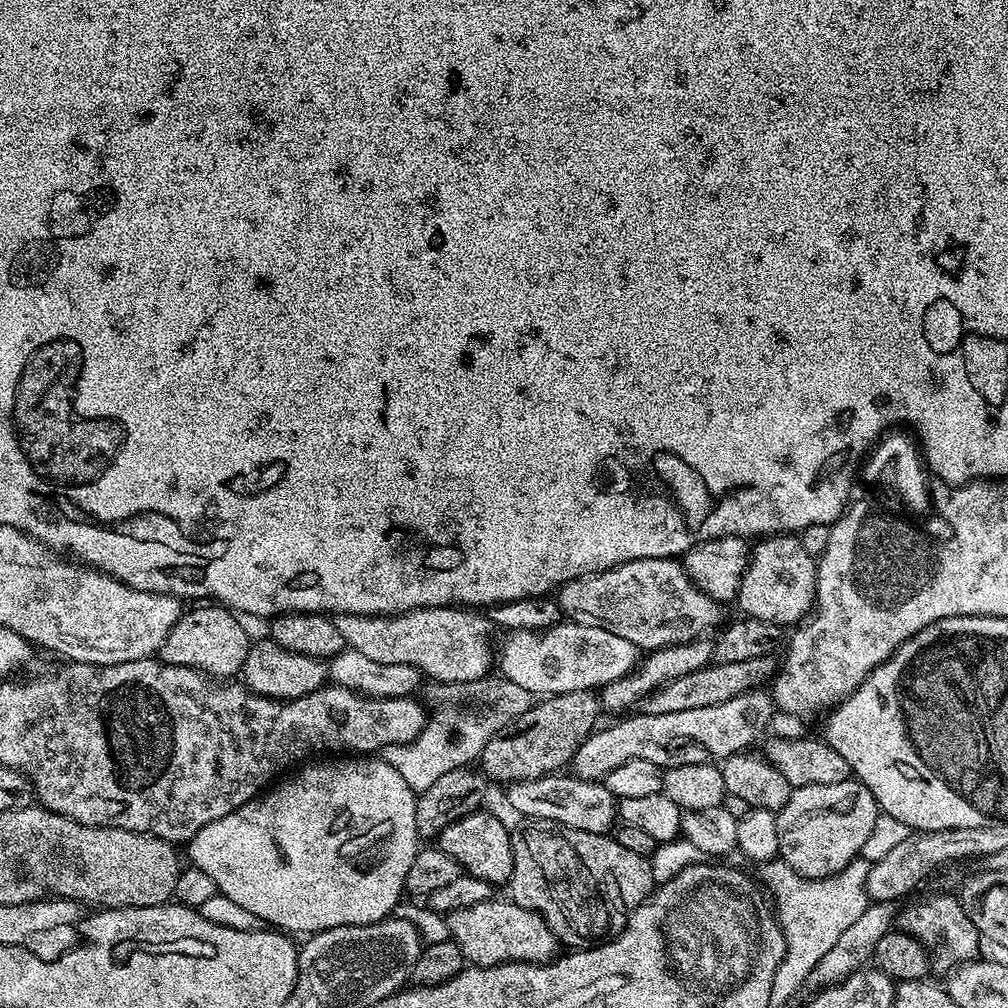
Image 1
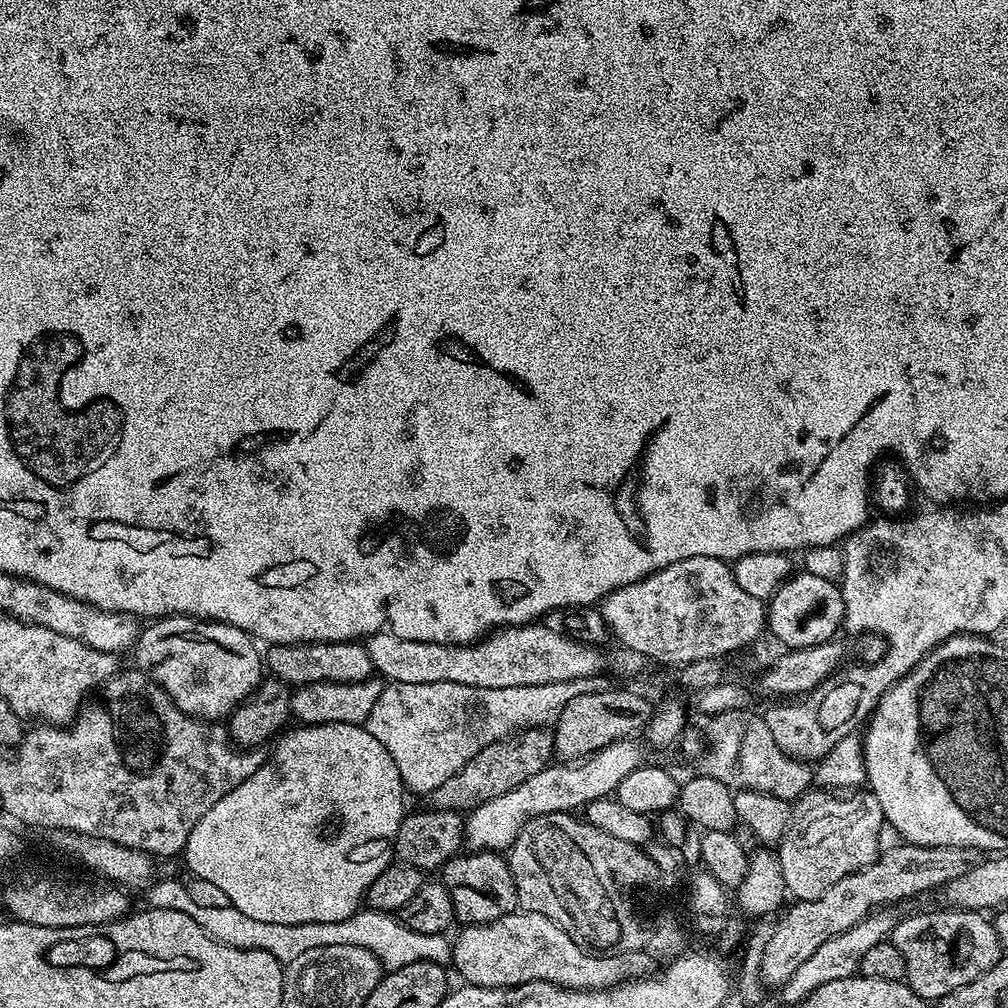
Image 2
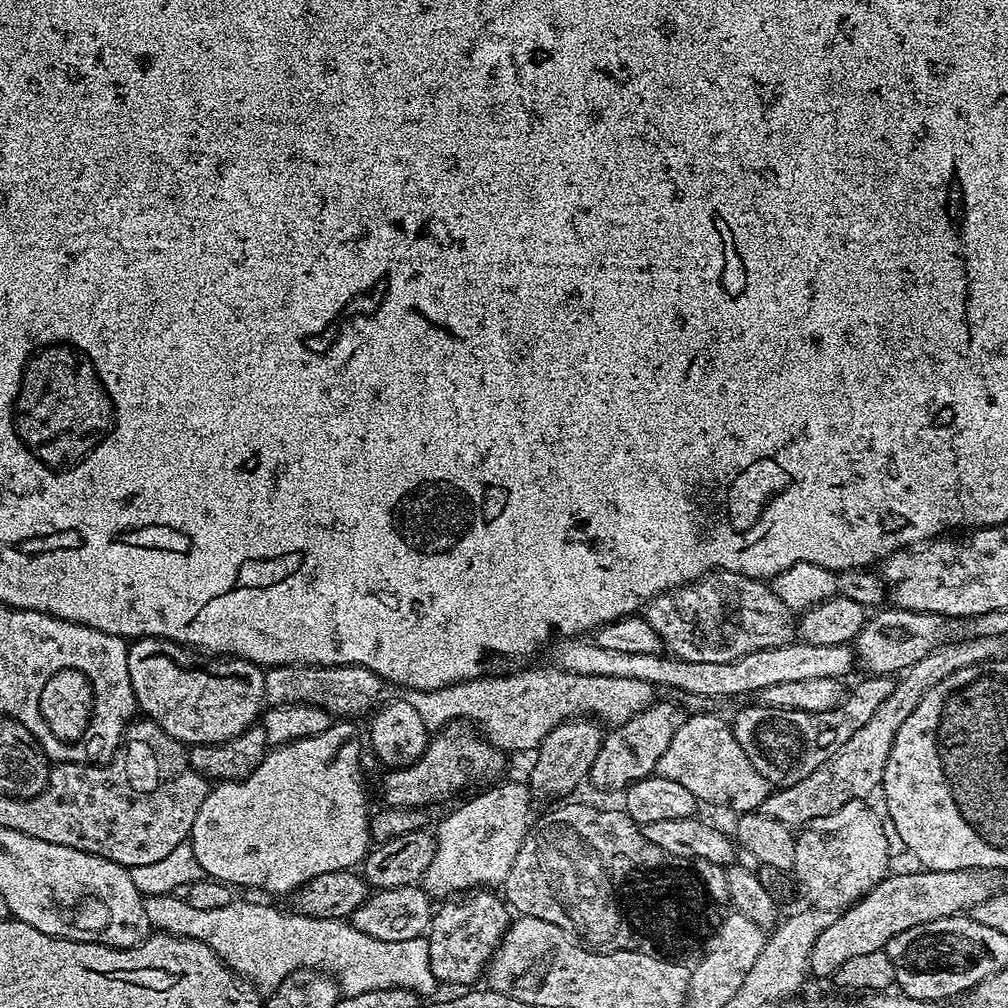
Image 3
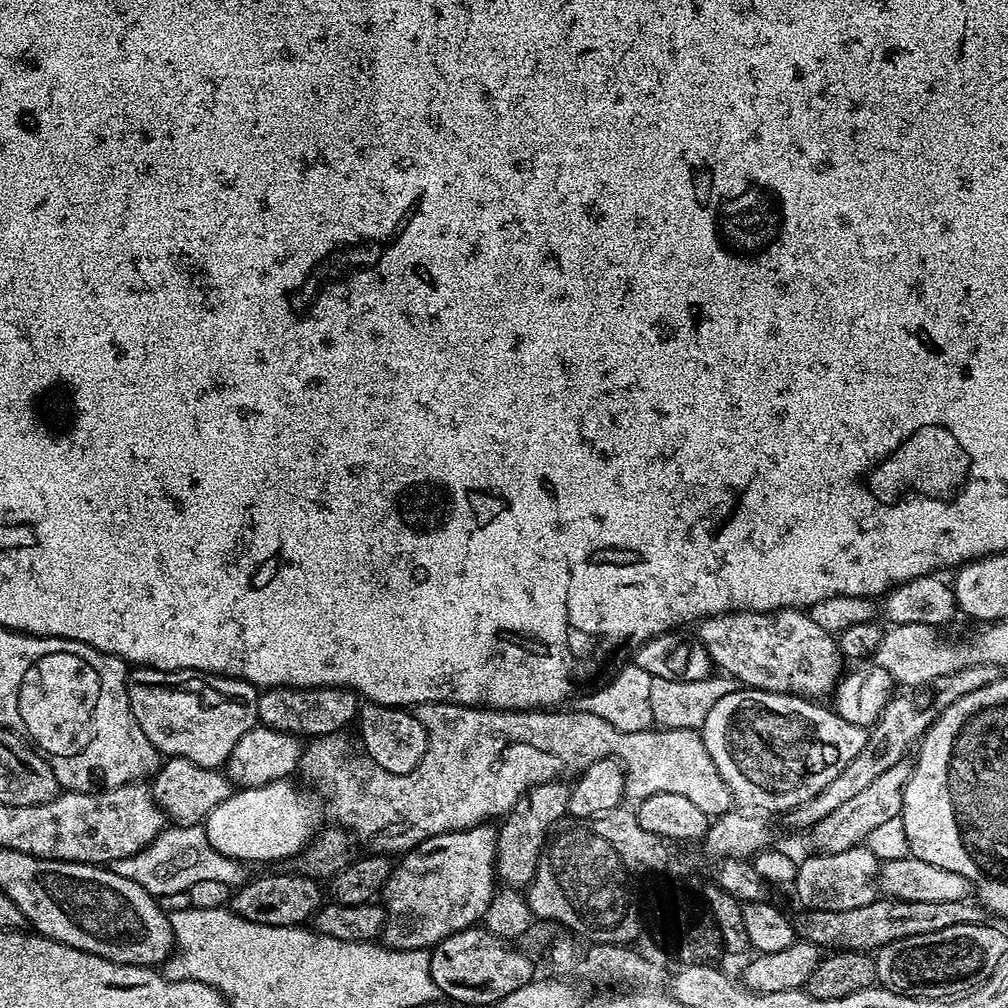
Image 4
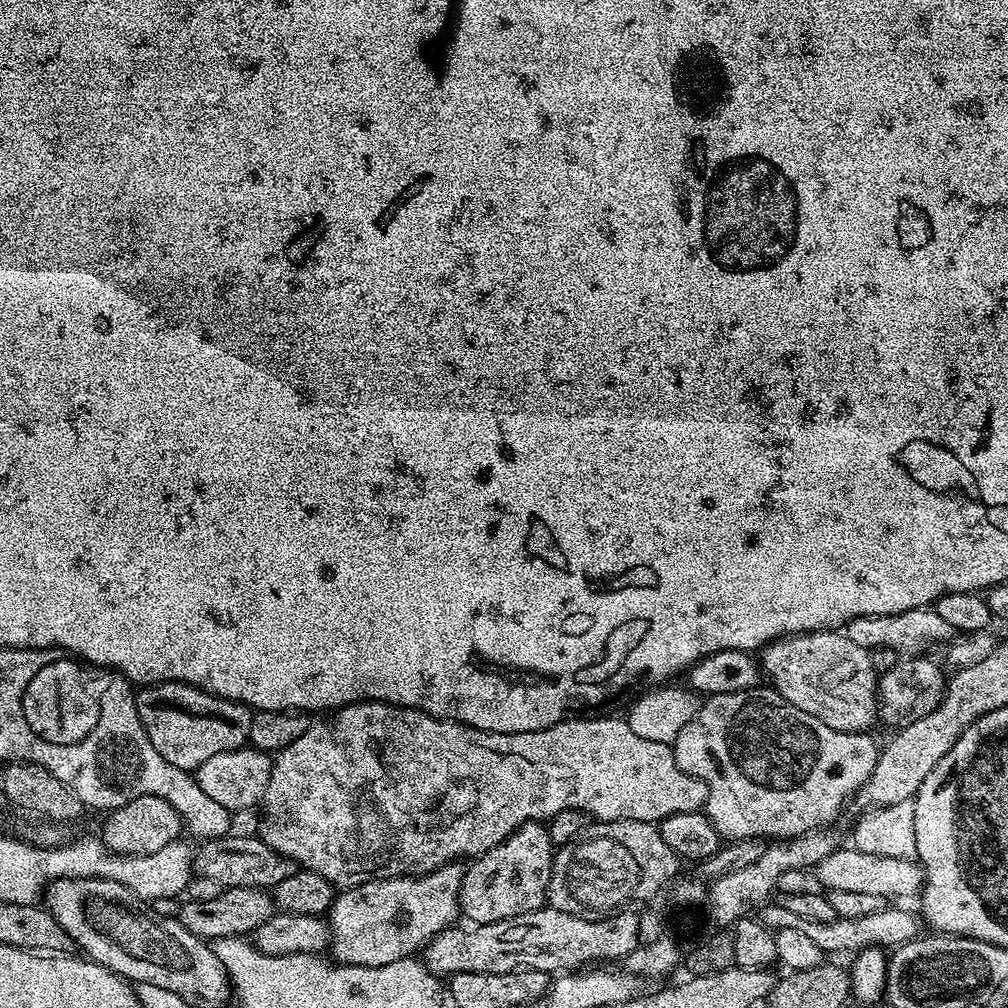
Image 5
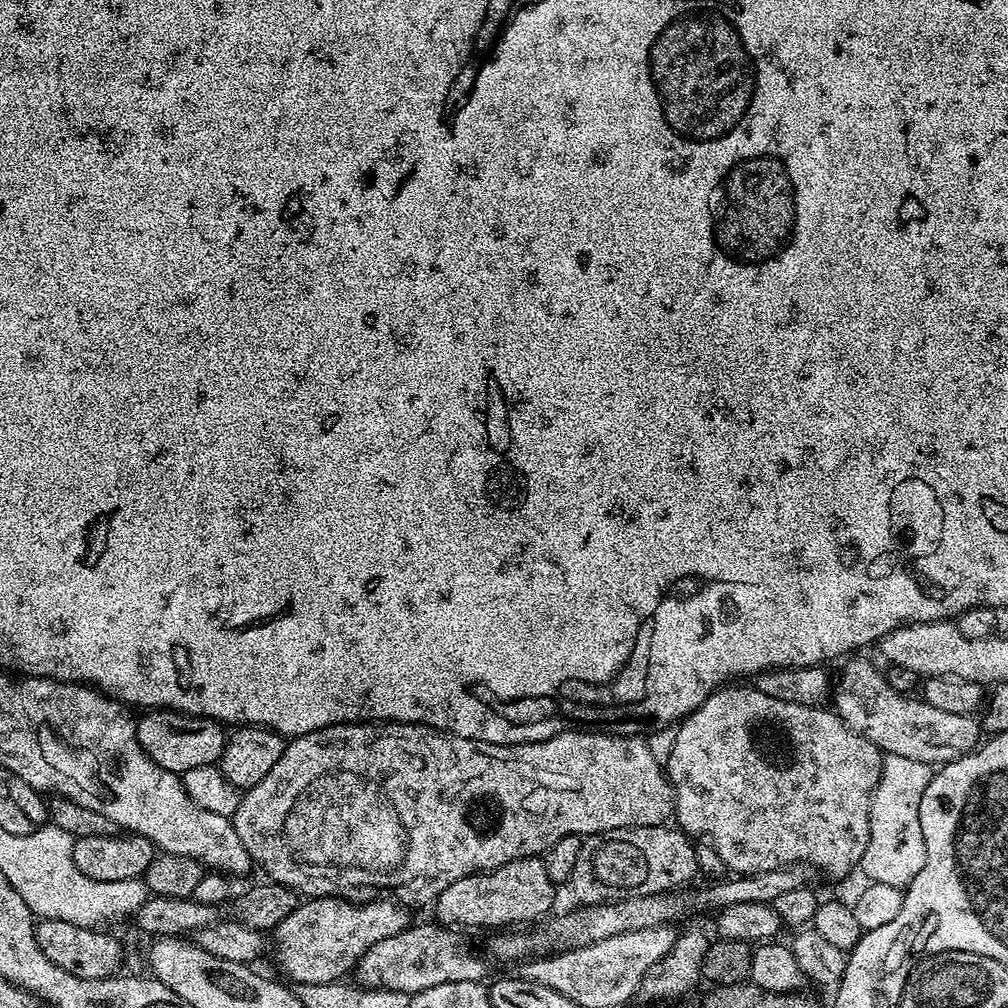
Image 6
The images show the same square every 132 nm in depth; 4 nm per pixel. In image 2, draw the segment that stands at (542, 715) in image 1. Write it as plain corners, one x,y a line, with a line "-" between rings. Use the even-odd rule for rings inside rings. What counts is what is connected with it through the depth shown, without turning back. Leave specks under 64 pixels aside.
547,727
526,728
510,733
478,751
456,774
430,792
426,796
427,807
467,814
482,806
482,802
490,802
490,798
498,798
498,794
506,794
514,790
514,786
522,786
526,778
538,774
538,770
548,767
553,760
552,732

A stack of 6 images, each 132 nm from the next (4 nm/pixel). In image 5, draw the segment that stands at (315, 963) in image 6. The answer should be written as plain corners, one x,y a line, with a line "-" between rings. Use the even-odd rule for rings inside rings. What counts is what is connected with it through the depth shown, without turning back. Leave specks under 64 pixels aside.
460,862
443,864
441,868
434,869
433,872
423,874
409,874
406,876
390,876
382,880
368,880
365,884
359,884
356,888
343,889
332,901
331,908
326,913
326,919
332,931
332,942
330,945
330,956
335,963
353,964
354,966
386,966
390,962
398,962
415,957
417,953
424,949
442,930
453,927
461,919
460,891
462,890
462,878
464,877
465,865

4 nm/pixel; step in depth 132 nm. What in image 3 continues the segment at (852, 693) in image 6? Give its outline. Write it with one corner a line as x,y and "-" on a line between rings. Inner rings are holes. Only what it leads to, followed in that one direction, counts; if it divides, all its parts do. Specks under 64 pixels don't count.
719,570
708,573
693,584
672,588
660,596
655,596
649,604
644,605
642,615
654,628
654,634
662,638
665,649
686,662
730,662
754,650
791,644
798,636
797,617
792,609
786,606
786,602
782,602
782,598
774,594
771,586
763,580

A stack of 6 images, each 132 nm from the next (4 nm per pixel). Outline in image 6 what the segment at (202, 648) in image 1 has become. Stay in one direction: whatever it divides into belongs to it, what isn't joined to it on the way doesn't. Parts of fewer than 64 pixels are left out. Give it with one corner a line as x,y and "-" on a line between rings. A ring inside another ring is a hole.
148,710
141,716
144,717
135,721
136,737
144,753
158,766
162,766
162,770
183,774
198,766
213,766
224,753
225,729
217,721
167,710

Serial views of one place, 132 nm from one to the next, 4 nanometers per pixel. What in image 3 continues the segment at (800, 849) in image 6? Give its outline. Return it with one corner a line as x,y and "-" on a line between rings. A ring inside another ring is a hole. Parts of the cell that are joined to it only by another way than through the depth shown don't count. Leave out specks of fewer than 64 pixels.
873,675
864,680
841,703
829,712
799,712
777,708
744,708
732,724
732,732
750,758
750,762
768,780
773,789
794,786
838,751
859,727
870,722
871,715
890,694
893,681
887,675

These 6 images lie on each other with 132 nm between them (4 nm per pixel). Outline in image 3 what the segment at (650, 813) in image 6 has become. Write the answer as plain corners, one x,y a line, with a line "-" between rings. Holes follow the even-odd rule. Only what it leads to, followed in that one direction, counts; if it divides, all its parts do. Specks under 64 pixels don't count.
689,715
671,739
669,749
659,758
655,775
686,786
697,801
733,808
736,814
759,810
770,793
768,780
750,762
732,732
732,724
720,716
-
456,719
429,739
428,748
419,761
387,773
383,803
390,808
428,808
440,804
471,784
484,786
495,781
499,777
496,775
504,768
504,758
505,753
485,739
471,723

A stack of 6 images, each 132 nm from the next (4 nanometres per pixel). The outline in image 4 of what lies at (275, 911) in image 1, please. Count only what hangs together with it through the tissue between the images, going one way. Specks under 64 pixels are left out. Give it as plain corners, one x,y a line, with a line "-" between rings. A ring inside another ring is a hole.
291,779
275,780
266,786
233,791
226,802
210,810
208,819
202,825
206,838
210,838
210,846
226,858
249,865
299,856
317,835
320,812
315,802
292,783

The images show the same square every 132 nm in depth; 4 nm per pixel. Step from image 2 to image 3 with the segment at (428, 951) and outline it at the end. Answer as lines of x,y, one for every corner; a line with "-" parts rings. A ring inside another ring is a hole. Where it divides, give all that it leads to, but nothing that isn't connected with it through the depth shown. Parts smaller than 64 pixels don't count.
180,894
146,896
144,905
146,918
150,918
153,929
206,942
206,946
210,946
210,950
214,950
214,954
218,954
218,958
222,958
222,962
237,976
260,990
275,990
291,972
300,968
314,968
331,974
344,996
357,996
370,990
405,988
421,998
427,998
438,988
438,981
430,970
428,941
424,938
410,942
381,942
378,938
370,938
370,934
362,934
362,930
355,928
348,920
310,918
295,914
283,916
278,909
271,908
268,904
255,904
252,900
240,898
233,899
226,906
218,906
218,910
194,910
194,906
190,906

